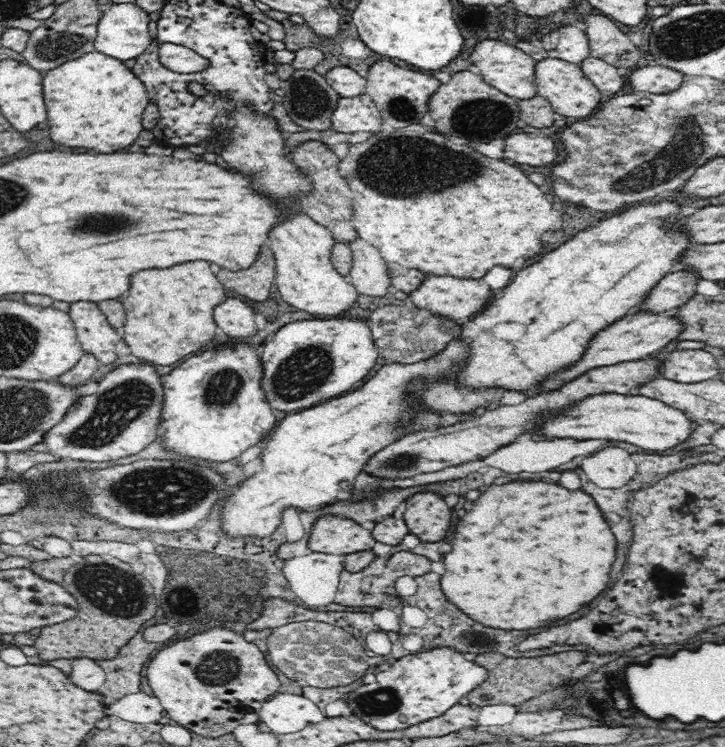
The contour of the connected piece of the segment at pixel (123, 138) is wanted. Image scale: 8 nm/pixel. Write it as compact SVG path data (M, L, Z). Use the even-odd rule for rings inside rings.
M94 50L40 74L54 142L112 154L138 138L143 112L149 103L148 91L142 79L136 77L124 61Z

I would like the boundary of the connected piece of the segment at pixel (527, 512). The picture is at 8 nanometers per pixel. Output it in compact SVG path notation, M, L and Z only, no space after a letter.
M508 482L502 486L488 486L488 490L472 502L472 508L468 510L468 514L464 514L456 526L456 534L452 540L452 550L448 552L448 556L444 558L444 566L446 566L446 574L440 578L440 587L444 590L446 597L454 600L454 604L458 604L458 609L466 614L470 614L470 618L484 622L482 625L488 627L496 626L496 628L506 628L506 630L528 630L528 628L540 628L544 624L540 622L548 622L554 618L564 618L572 612L578 612L586 602L594 600L610 582L610 566L616 558L616 540L614 534L608 526L608 522L604 520L598 504L594 502L594 498L582 490L568 490L560 484L548 484L548 482Z

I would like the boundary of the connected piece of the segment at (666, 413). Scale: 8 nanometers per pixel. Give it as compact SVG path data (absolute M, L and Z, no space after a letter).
M594 394L578 404L570 406L566 412L554 414L544 420L542 434L550 438L574 438L574 440L622 440L636 444L644 450L670 450L684 442L693 432L690 418L682 410L668 406L658 399L626 394Z

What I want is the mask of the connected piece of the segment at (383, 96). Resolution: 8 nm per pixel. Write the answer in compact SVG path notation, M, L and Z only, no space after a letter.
M390 59L374 62L368 69L366 79L366 93L376 103L382 120L395 129L420 123L424 113L428 110L430 95L433 95L441 85L440 81L430 72L412 67L403 68L397 66Z

